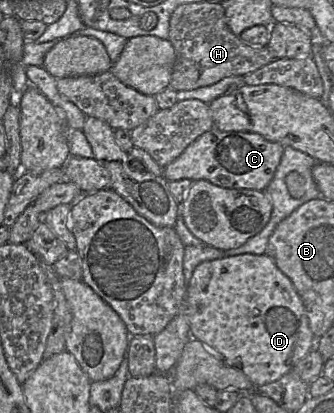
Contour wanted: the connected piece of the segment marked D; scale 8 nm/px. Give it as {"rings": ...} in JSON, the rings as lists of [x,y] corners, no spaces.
{"rings":[[[236,254],[219,259],[201,262],[193,271],[192,277],[187,285],[185,297],[185,311],[188,317],[190,335],[200,341],[206,348],[218,355],[227,365],[241,370],[254,387],[259,387],[280,379],[291,371],[294,366],[304,358],[315,346],[317,339],[311,332],[308,318],[302,300],[293,286],[291,280],[284,275],[275,265],[272,258],[265,254]]]}

